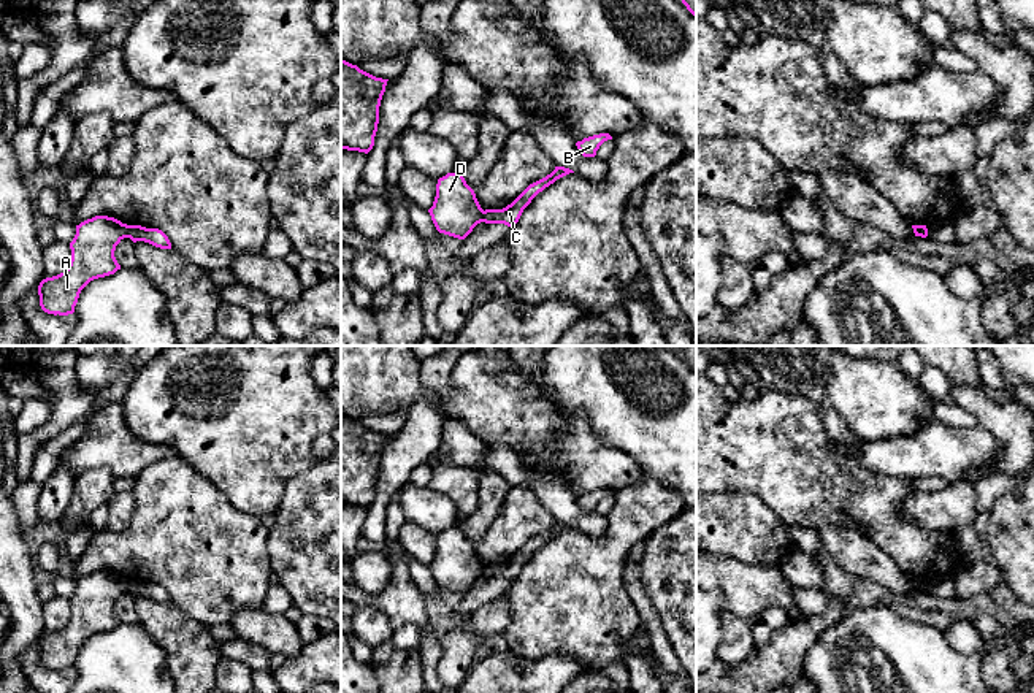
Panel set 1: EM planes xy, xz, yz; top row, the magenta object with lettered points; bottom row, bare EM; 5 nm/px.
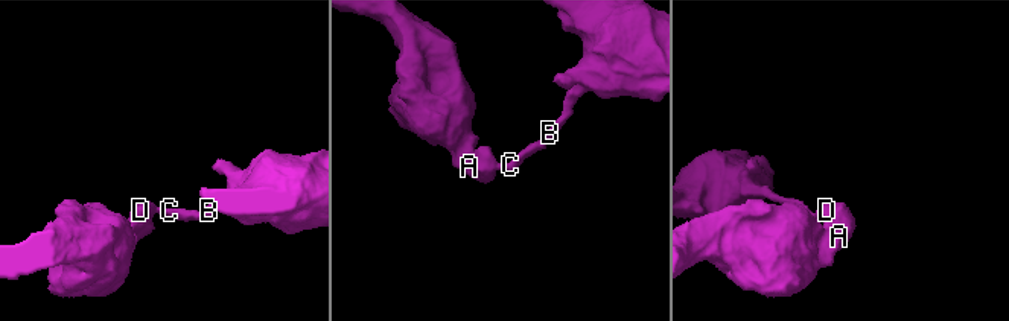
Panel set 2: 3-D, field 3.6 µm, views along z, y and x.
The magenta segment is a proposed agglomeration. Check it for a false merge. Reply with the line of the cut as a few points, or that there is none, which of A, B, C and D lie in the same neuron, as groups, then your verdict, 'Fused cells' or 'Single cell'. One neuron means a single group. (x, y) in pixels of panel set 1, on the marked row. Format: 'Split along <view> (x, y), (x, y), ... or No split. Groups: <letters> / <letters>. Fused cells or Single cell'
Split along xy (129, 225), (126, 237). Groups: A D / B C. Fused cells

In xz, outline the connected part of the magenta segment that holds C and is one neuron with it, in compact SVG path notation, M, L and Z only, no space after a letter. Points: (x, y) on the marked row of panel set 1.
M555 167L555 170L546 178L530 184L511 205L503 209L485 209L482 214L482 222L485 224L504 224L512 227L519 222L523 209L531 203L531 200L542 192L546 187L553 184L557 179L574 173L565 167Z

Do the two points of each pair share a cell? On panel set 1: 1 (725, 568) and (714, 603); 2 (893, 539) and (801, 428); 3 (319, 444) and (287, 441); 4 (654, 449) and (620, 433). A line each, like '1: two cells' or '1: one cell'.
1: two cells
2: one cell
3: two cells
4: one cell

